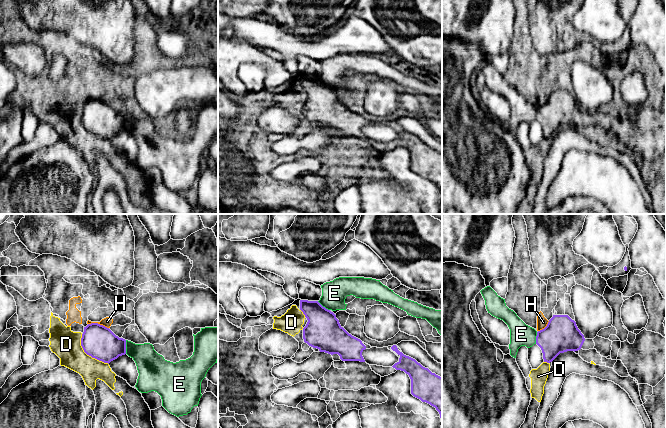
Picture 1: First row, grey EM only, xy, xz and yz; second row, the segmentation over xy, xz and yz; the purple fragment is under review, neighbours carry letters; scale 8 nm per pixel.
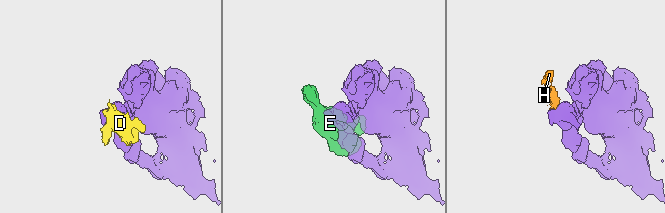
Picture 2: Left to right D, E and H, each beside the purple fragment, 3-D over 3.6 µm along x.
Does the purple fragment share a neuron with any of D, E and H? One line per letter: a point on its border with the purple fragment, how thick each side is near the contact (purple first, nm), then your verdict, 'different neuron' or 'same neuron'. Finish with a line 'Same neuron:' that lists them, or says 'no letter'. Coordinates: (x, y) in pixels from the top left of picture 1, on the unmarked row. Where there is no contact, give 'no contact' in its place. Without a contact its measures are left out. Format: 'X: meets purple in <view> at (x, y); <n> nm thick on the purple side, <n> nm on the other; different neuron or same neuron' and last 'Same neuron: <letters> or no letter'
D: meets purple in xy at (88, 130); 260 nm thick on the purple side, 240 nm on the other; different neuron
E: meets purple in xy at (125, 123); 260 nm thick on the purple side, 220 nm on the other; different neuron
H: meets purple in xy at (97, 99); 260 nm thick on the purple side, 70 nm on the other; different neuron
Same neuron: no letter

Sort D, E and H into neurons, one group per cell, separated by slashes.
D H / E

